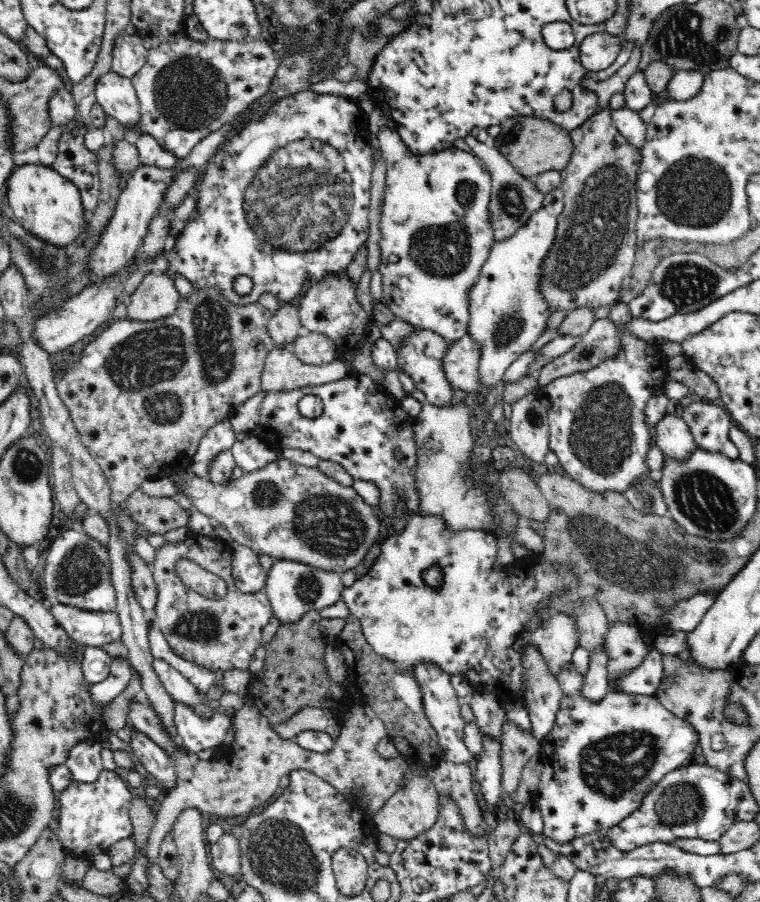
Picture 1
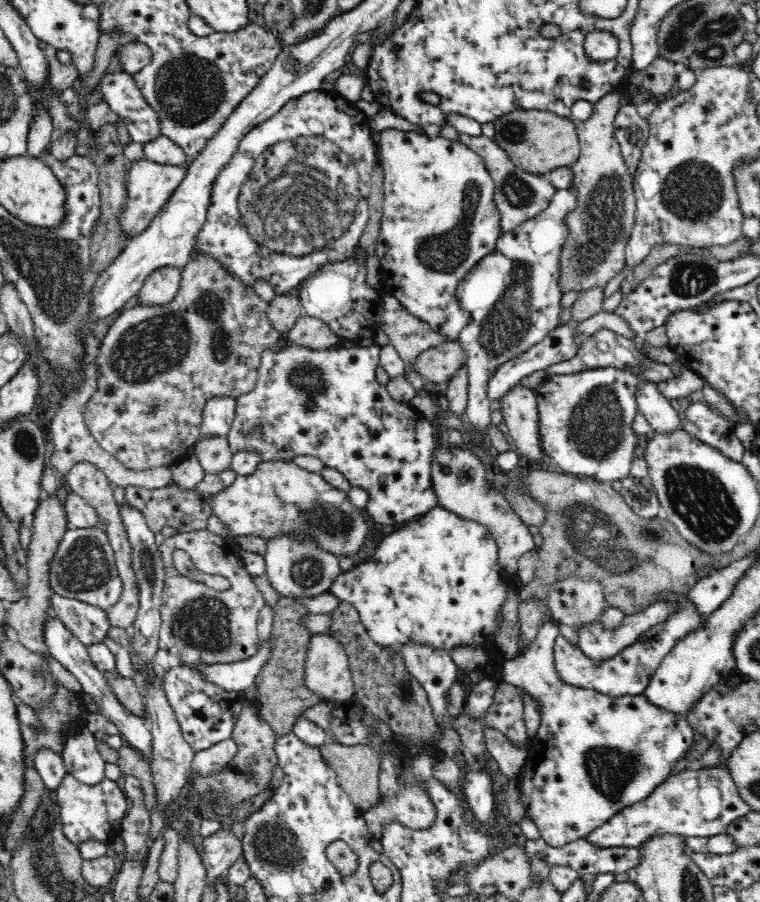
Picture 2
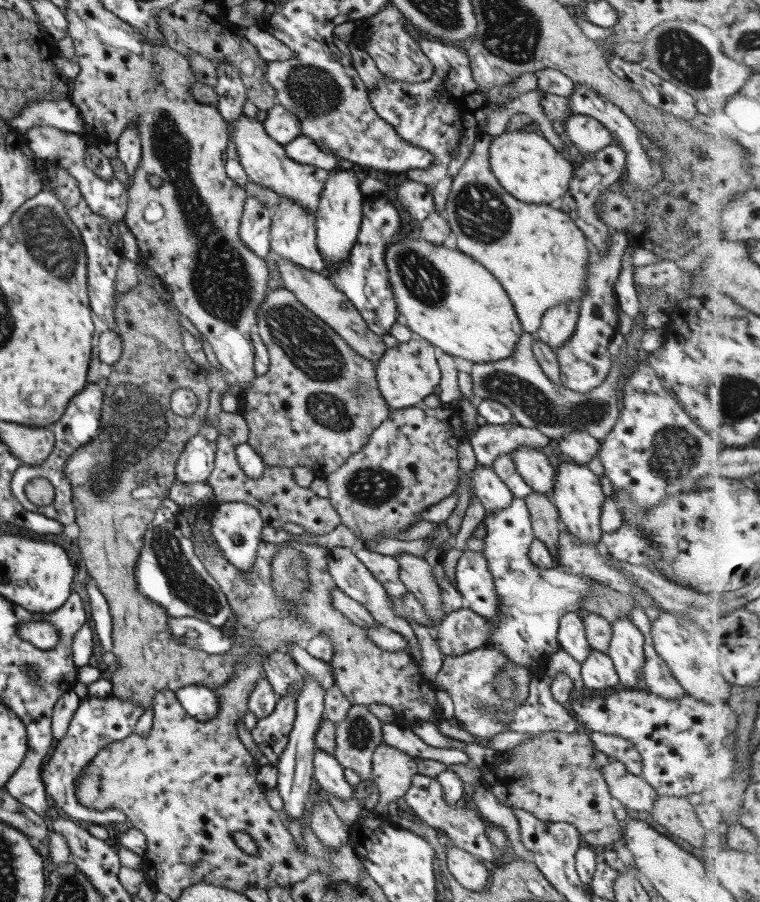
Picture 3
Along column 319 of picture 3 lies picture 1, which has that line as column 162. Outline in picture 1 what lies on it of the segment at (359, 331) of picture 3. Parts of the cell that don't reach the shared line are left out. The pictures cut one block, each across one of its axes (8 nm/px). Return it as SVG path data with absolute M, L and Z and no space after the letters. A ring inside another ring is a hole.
M146 273L129 296L127 319L132 322L156 322L170 318L181 302L174 280L164 273Z

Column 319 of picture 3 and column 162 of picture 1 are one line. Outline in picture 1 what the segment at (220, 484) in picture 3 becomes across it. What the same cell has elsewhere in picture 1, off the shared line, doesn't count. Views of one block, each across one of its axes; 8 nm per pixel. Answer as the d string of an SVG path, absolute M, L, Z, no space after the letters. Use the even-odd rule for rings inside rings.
M140 488L132 492L125 502L134 521L152 534L165 535L186 526L190 513L190 510L186 512L178 506L176 498L148 496Z

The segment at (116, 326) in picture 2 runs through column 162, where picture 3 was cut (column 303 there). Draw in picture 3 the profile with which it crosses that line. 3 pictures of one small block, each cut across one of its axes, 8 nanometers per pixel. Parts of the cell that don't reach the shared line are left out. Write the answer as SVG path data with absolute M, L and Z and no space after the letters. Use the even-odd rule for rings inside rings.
M286 289L271 290L267 292L265 300L259 304L259 308L255 311L255 327L257 329L259 338L265 345L268 352L268 370L261 376L256 376L252 380L252 384L247 390L241 393L241 411L242 417L246 420L248 426L248 439L245 444L252 446L261 455L263 464L268 466L294 466L307 467L314 474L315 479L324 479L327 474L331 474L337 470L351 454L357 452L370 437L371 431L379 426L390 413L388 406L381 396L376 381L375 364L369 362L365 358L361 358L350 346L345 344L345 341L323 321L320 321L311 311L305 306L302 306L293 294Z

